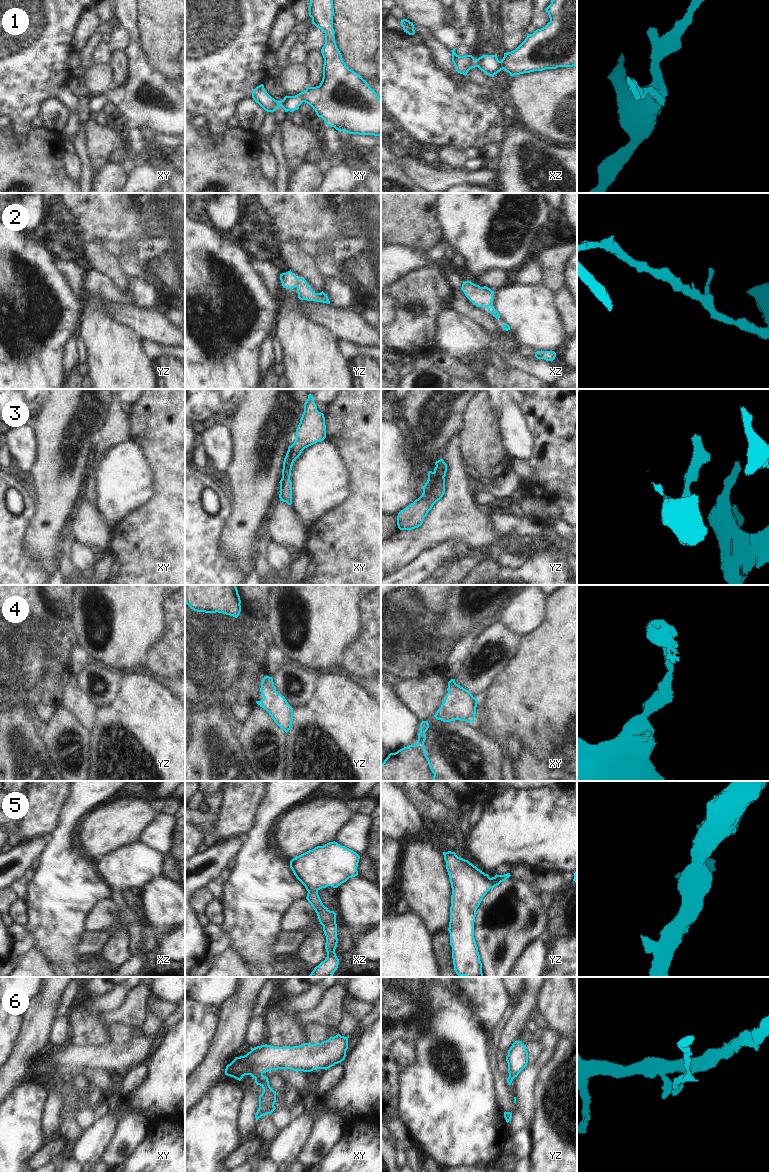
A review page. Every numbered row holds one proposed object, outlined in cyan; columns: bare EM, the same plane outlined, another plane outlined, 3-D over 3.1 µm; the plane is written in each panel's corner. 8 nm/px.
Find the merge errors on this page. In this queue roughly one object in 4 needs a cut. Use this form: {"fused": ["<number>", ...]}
{"fused": []}

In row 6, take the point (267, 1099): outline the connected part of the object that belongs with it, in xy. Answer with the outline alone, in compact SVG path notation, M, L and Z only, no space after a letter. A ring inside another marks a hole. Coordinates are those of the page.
M337 1034L321 1043L304 1043L299 1046L274 1047L261 1045L252 1048L244 1056L235 1059L226 1066L225 1075L241 1080L245 1075L251 1075L255 1083L263 1088L259 1096L259 1108L255 1114L256 1120L266 1114L271 1114L276 1108L276 1091L274 1091L264 1076L265 1072L278 1069L311 1072L317 1069L329 1069L341 1063L348 1049L348 1038Z

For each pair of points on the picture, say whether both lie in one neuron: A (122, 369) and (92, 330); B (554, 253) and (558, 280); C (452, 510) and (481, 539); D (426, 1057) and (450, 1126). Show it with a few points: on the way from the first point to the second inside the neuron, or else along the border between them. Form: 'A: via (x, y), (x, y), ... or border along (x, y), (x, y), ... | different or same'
A: via (116, 359), (114, 352), (102, 340) | same
B: via (555, 260), (555, 273) | same
C: via (459, 517), (474, 532) | same
D: via (440, 1074), (448, 1082), (448, 1103), (450, 1109) | same

